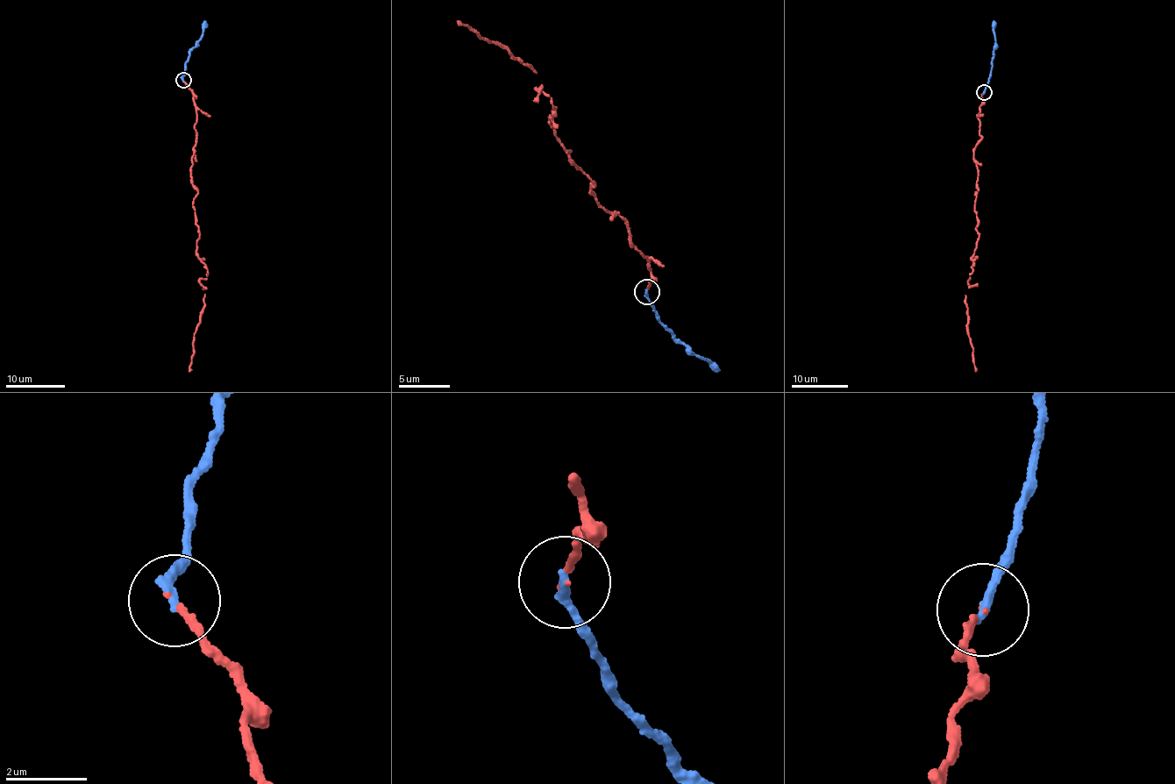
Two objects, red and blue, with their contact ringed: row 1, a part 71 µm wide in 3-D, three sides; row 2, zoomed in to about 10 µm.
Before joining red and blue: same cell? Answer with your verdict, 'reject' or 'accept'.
accept

